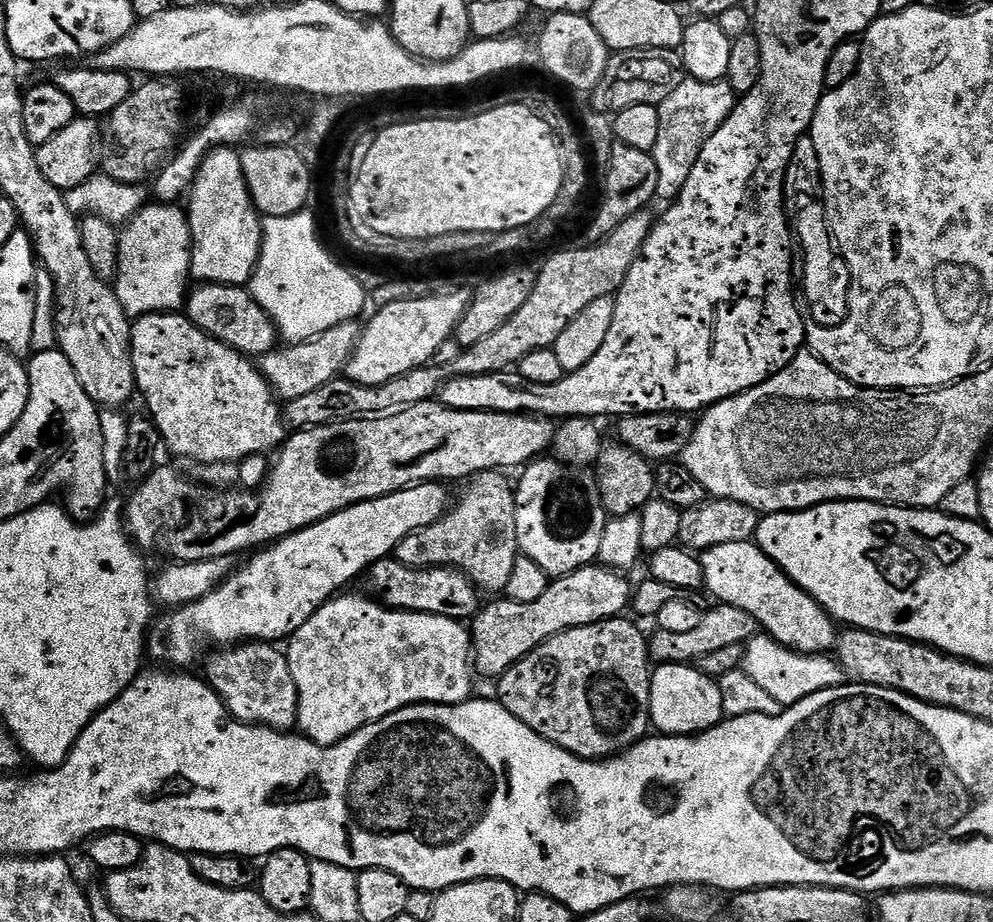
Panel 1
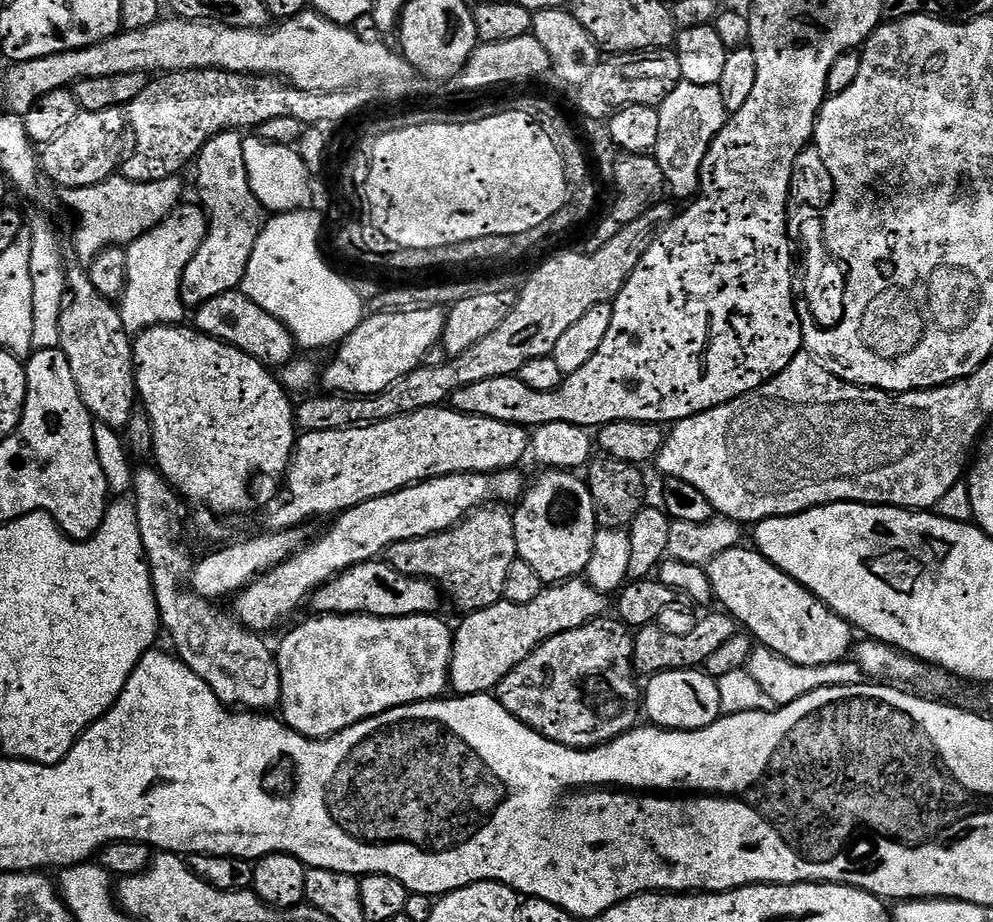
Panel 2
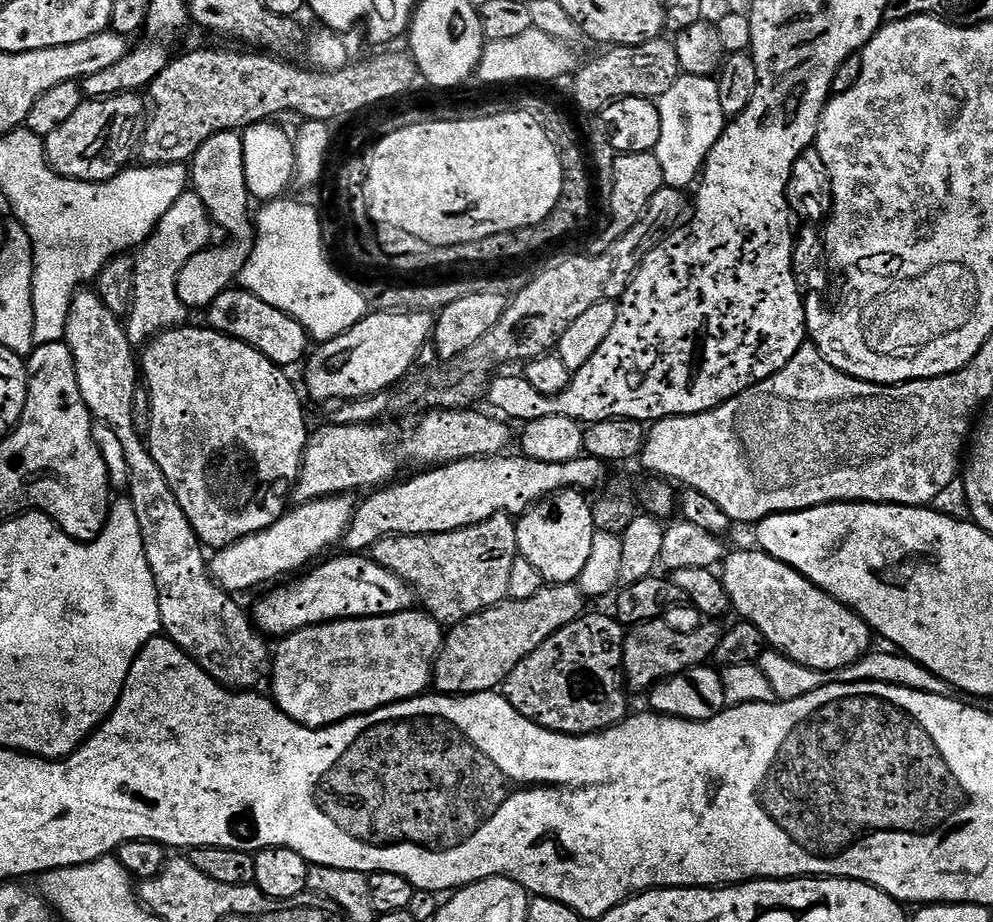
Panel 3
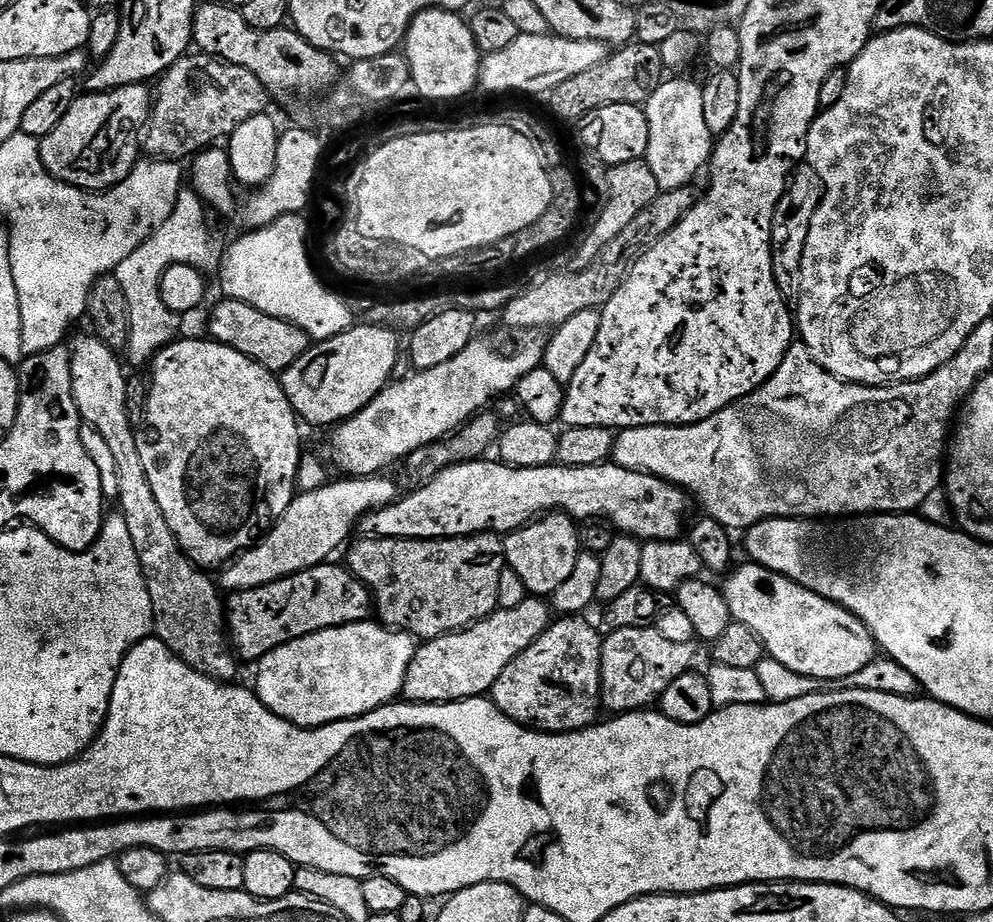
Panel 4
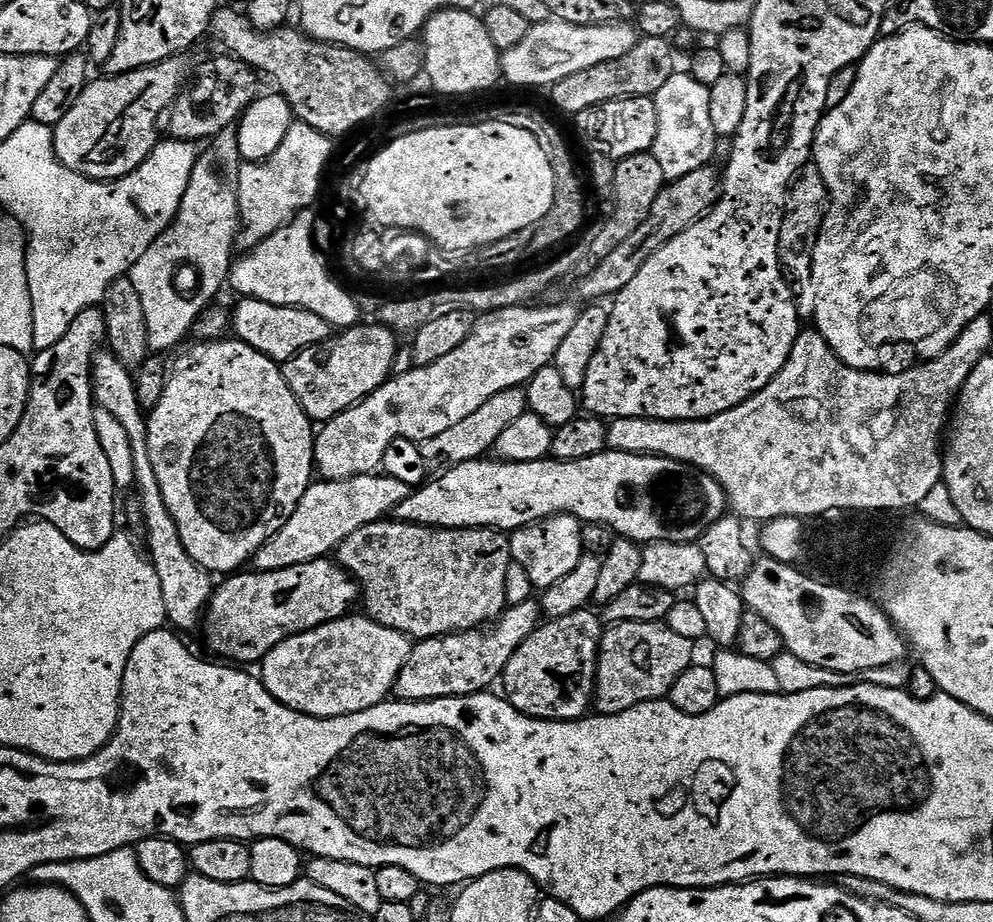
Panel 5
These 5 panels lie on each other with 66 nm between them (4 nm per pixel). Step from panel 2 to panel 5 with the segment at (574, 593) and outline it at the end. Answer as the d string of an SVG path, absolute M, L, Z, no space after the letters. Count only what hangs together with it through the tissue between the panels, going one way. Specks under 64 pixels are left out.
M531 599L522 602L522 606L508 608L499 620L483 631L469 630L419 641L398 674L395 699L400 702L441 700L451 696L472 696L475 692L491 689L491 684L503 677L504 668L510 658L514 658L518 646L536 632L541 620L541 605Z

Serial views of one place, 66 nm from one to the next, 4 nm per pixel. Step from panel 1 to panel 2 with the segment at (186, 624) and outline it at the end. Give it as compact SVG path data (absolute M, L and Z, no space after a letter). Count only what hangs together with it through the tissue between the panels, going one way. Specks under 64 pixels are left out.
M519 471L502 472L463 472L449 476L434 476L431 480L421 480L418 484L409 484L385 496L362 502L335 517L332 529L316 541L305 543L286 562L265 572L252 581L235 597L234 615L245 628L254 632L268 634L275 624L288 620L300 607L309 603L316 589L328 580L355 564L375 560L394 542L413 540L423 536L433 536L454 527L473 510L489 502L519 501L526 491L526 483Z

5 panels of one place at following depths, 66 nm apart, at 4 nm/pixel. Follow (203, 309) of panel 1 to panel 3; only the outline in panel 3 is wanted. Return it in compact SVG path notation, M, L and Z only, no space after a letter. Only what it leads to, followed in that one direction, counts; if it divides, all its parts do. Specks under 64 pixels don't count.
M233 286L218 298L214 298L214 302L206 309L206 315L207 323L217 332L223 332L225 336L232 336L235 340L241 340L243 344L256 348L278 366L296 364L300 359L301 363L309 351L310 337L299 322L239 286Z

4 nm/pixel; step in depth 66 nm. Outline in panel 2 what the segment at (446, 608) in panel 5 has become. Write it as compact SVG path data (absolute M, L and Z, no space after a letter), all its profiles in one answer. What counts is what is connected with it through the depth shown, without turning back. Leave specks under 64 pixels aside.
M481 506L444 532L394 542L387 550L387 563L402 574L431 580L447 599L449 596L461 608L461 613L477 612L486 606L494 606L499 600L505 599L504 587L508 584L512 563L518 560L513 513L504 508L507 507Z

